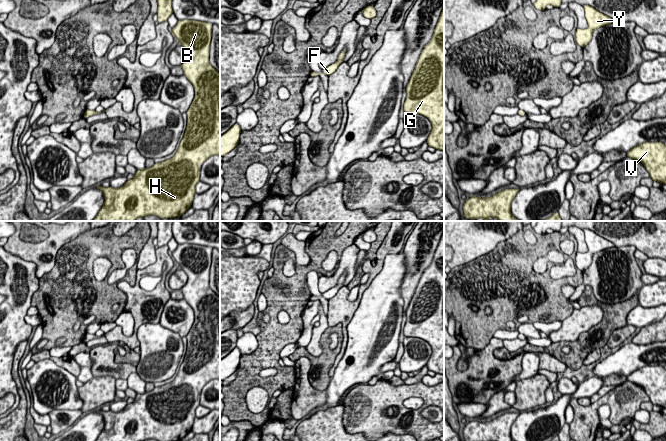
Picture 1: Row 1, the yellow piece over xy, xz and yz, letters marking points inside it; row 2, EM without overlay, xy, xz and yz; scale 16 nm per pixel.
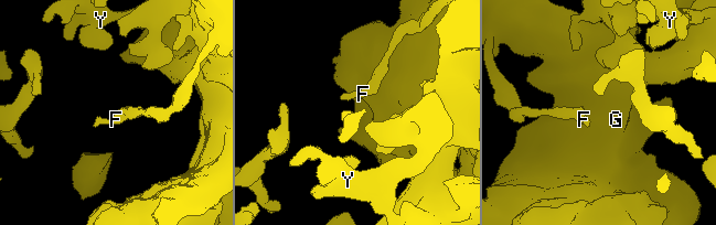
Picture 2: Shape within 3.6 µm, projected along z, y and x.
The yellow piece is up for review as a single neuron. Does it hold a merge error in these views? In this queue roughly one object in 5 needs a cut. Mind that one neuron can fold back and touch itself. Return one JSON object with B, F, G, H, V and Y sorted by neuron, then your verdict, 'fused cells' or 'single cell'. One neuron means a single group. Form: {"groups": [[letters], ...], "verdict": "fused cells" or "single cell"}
{"groups": [["B", "F", "G", "H", "V", "Y"]], "verdict": "single cell"}

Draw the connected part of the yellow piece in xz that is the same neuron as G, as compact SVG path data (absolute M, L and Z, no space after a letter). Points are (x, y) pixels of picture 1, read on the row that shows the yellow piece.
M444 7L433 36L422 49L415 69L406 87L405 113L420 114L428 118L432 130L427 139L428 146L444 151Z

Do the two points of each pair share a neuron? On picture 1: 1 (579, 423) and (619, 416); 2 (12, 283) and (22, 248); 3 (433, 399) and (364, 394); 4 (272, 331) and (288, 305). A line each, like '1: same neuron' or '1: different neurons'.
1: same neuron
2: different neurons
3: same neuron
4: same neuron

